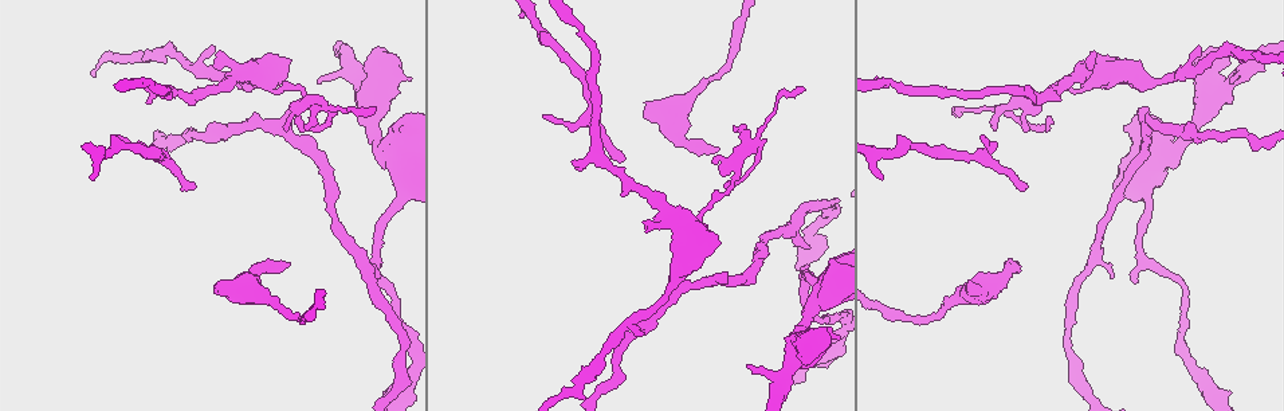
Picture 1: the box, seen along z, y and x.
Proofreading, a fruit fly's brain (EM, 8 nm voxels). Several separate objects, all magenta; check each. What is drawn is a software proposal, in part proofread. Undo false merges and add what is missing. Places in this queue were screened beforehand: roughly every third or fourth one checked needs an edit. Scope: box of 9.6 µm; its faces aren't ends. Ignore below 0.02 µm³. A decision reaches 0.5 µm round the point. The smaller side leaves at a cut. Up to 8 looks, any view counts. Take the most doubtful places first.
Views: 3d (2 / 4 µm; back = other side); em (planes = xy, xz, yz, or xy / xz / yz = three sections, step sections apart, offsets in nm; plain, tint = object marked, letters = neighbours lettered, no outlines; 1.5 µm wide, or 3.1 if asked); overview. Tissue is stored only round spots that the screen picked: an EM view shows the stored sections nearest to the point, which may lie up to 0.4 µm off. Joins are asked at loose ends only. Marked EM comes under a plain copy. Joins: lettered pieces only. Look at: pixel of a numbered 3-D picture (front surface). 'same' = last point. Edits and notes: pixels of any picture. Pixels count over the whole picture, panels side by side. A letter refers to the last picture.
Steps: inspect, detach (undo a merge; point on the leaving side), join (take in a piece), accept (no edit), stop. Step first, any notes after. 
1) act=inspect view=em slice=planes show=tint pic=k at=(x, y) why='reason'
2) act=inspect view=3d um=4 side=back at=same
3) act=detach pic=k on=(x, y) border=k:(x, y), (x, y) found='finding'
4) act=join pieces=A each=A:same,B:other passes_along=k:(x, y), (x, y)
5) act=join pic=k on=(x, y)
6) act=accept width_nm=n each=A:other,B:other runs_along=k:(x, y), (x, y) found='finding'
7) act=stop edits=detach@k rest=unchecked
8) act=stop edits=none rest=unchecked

act=inspect view=em slice=xy step=8 show=letters pic=1 at=(289, 265)

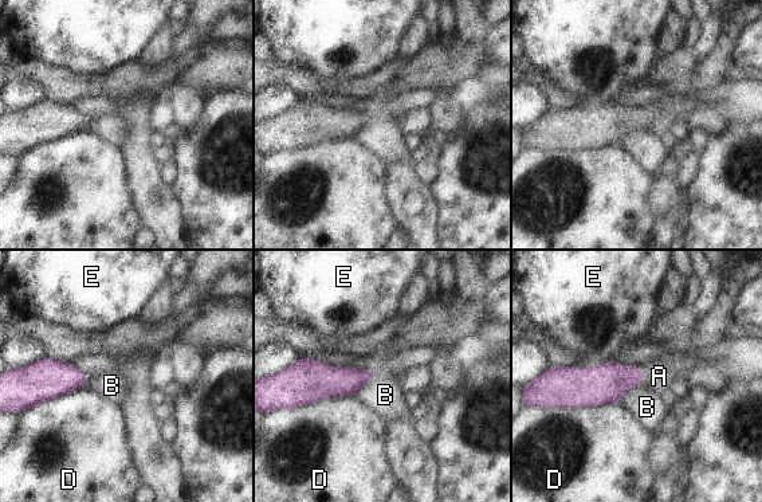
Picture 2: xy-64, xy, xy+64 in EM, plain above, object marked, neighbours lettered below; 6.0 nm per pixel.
act=inspect view=em slice=planes show=letters at=same

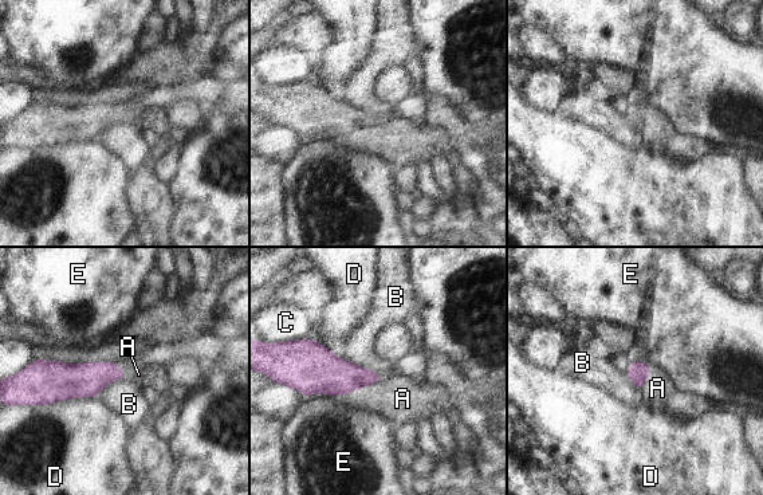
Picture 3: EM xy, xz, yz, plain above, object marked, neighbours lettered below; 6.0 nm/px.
act=join pieces=A width_nm=120 each=A:same,B:other,C:other,D:other,E:other passes_along=3:(319, 370), (357, 388), (396, 396) found='the neuron continues'

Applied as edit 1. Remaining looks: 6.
act=inspect view=3d um=4 pic=1 at=(219, 56) why='an open end'

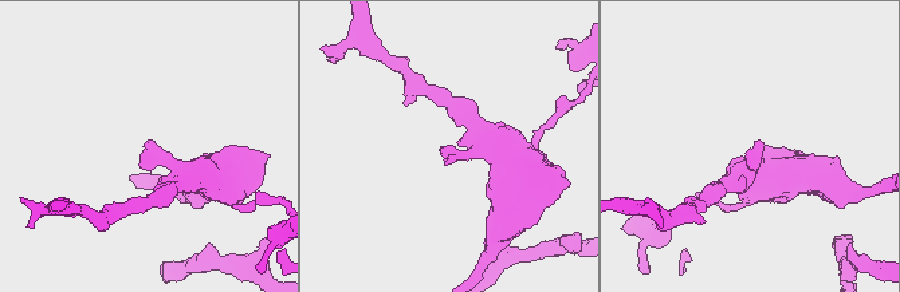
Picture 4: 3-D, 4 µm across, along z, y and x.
act=inspect view=em slice=planes show=letters pic=4 at=(146, 147) why='need the tissue'

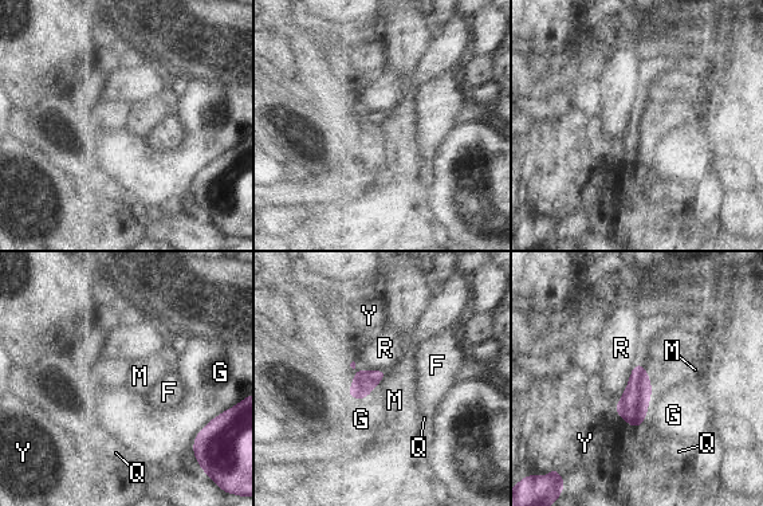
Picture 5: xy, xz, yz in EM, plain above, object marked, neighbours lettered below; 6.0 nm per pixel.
act=accept each=F:other,G:other,M:other,Q:other,R:other,Y:other border=5:(637, 363), (614, 410) found='no lettered piece goes on from it'

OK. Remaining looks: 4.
act=inspect view=3d um=2 side=back pic=1 at=(321, 83)

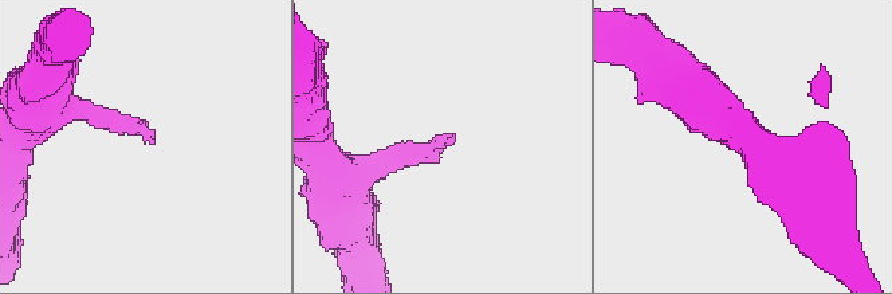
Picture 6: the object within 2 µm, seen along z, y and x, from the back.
act=inspect view=em slice=xy step=8 show=tint pic=6 at=(452, 135) why='now the EM'

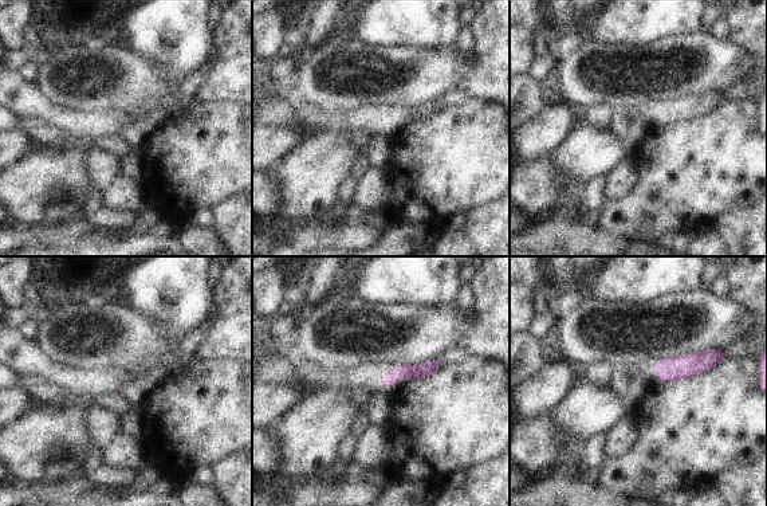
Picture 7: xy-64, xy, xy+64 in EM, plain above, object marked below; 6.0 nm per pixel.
act=inspect view=em slice=planes show=letters at=same

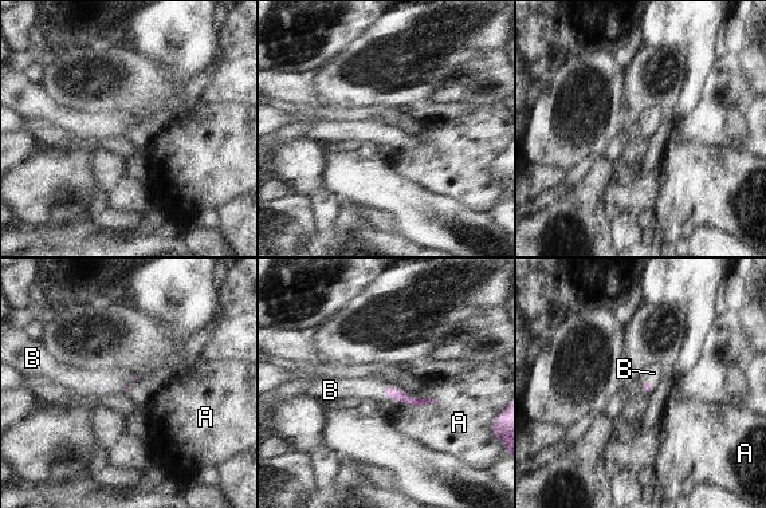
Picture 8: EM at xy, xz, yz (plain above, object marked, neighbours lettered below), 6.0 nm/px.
act=join pieces=B each=A:other,B:same found='the neuron continues'

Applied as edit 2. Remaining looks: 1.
act=stop edits=join@3,join@8 rest=unchecked

